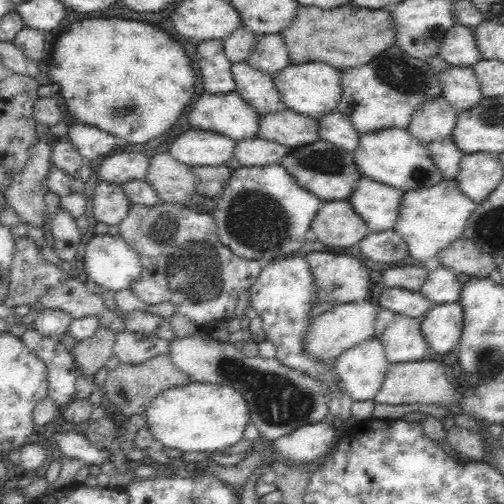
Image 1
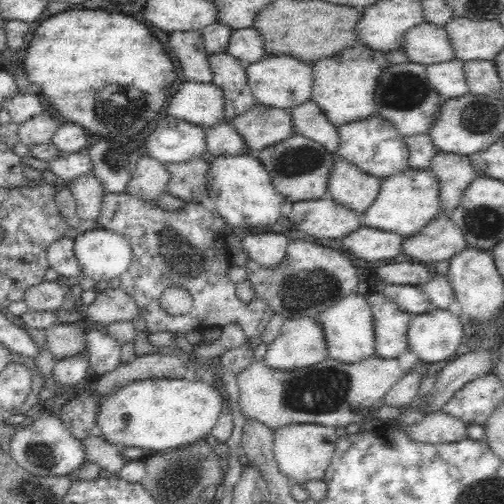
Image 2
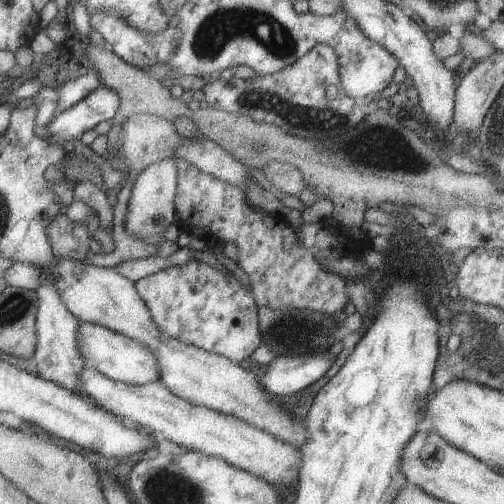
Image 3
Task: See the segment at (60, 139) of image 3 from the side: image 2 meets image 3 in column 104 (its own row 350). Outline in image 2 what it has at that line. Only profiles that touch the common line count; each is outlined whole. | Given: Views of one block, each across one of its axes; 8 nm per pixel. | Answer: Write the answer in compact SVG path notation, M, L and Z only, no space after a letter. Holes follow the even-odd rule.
M104 328L86 332L86 340L88 340L86 354L90 358L90 374L104 376L120 366L122 344L116 338L110 338L110 334Z

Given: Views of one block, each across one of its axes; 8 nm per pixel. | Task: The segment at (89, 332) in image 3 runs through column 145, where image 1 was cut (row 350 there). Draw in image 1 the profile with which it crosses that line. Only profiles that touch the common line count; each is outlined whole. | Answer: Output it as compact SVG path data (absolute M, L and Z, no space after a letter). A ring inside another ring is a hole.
M378 338L346 350L334 364L340 384L354 402L374 400L388 372L384 344Z

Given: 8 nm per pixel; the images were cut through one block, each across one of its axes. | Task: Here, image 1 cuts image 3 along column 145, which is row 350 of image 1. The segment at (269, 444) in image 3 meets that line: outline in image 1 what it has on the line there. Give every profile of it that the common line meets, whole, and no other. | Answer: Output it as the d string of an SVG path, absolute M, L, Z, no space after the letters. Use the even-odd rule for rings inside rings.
M378 306L376 332L376 338L384 344L384 352L390 364L420 362L420 358L426 356L428 344L424 340L418 318L394 314Z

